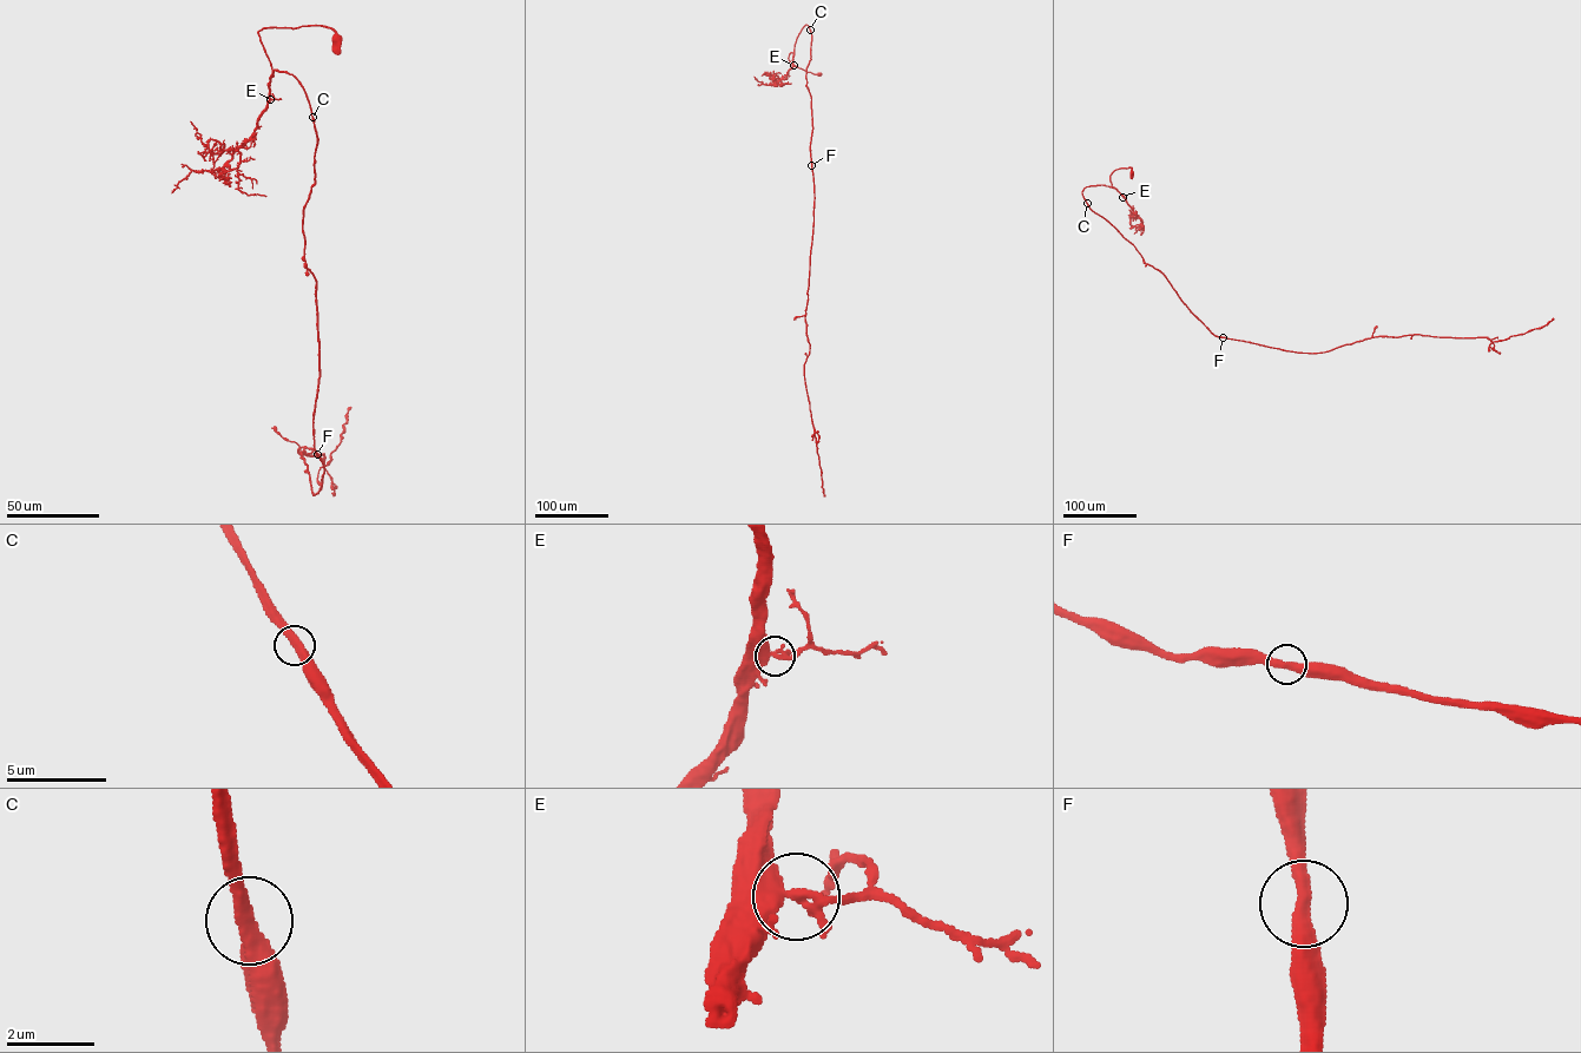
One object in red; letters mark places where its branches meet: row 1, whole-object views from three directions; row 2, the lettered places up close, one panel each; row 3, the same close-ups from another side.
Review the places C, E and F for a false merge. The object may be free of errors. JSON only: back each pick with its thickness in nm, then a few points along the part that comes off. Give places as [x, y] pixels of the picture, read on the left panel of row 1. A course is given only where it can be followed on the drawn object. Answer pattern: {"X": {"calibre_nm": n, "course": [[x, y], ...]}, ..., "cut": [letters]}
{"cut": []}

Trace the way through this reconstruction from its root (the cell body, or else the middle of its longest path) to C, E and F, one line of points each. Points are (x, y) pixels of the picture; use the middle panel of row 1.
C: (819, 74), (795, 66), (788, 58), (790, 52), (794, 54), (802, 30), (807, 25), (810, 30)
E: (819, 74), (795, 66), (788, 58), (790, 52), (794, 65)
F: (819, 74), (795, 66), (788, 58), (805, 25), (811, 35), (805, 78), (811, 98), (811, 165)

